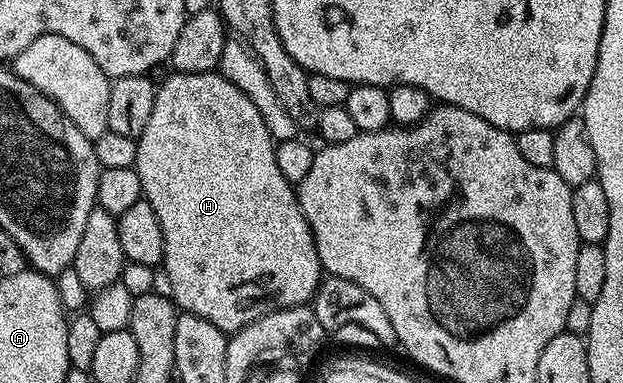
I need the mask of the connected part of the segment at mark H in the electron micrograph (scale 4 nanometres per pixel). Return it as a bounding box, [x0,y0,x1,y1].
[134,71,324,334]

